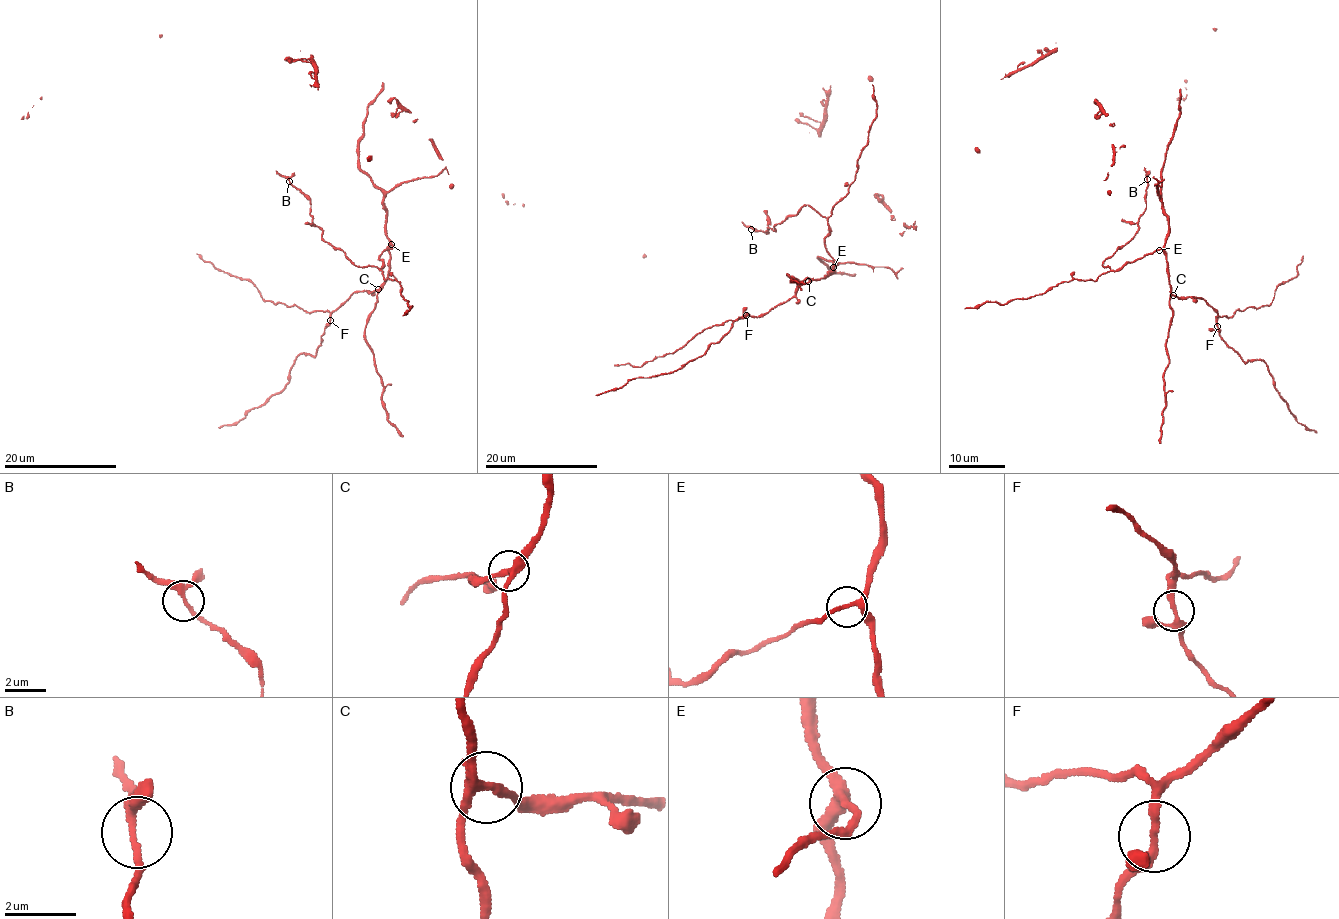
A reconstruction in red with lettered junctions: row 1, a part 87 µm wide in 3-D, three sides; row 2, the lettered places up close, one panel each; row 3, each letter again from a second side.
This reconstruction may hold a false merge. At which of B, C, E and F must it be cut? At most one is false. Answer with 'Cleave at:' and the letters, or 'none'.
Cleave at: none

